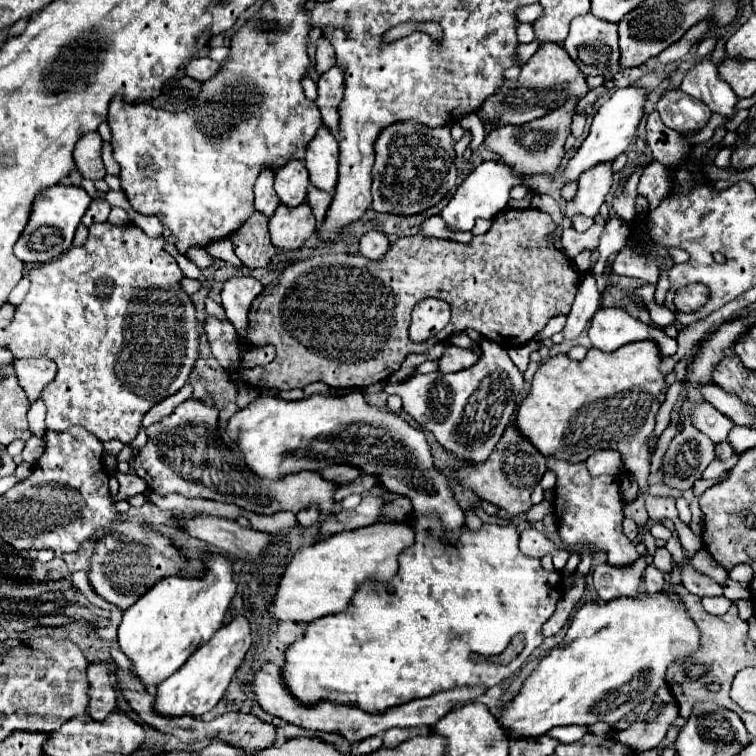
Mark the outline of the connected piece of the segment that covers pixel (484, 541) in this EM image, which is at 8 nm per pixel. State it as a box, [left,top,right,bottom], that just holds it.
[283,515,563,713]

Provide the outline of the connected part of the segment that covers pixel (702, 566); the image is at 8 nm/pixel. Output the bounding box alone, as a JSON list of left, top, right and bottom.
[687,549,729,583]

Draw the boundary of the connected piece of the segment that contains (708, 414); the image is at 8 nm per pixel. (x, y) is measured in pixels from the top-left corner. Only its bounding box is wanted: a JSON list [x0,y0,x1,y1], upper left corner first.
[693,403,734,443]

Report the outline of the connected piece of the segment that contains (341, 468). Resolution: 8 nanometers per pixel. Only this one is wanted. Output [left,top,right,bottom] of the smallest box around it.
[319,465,363,483]

